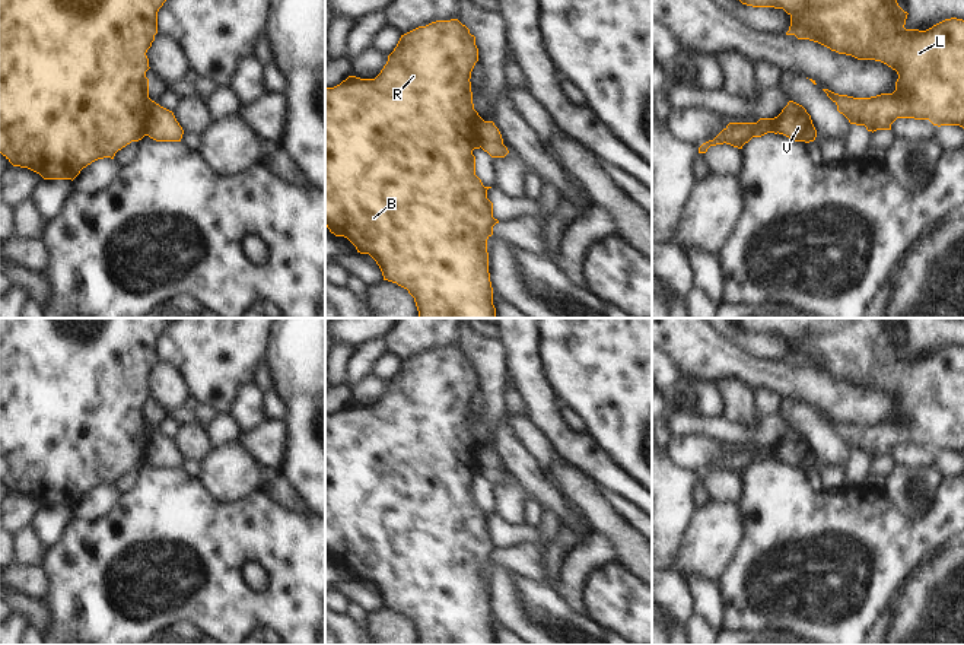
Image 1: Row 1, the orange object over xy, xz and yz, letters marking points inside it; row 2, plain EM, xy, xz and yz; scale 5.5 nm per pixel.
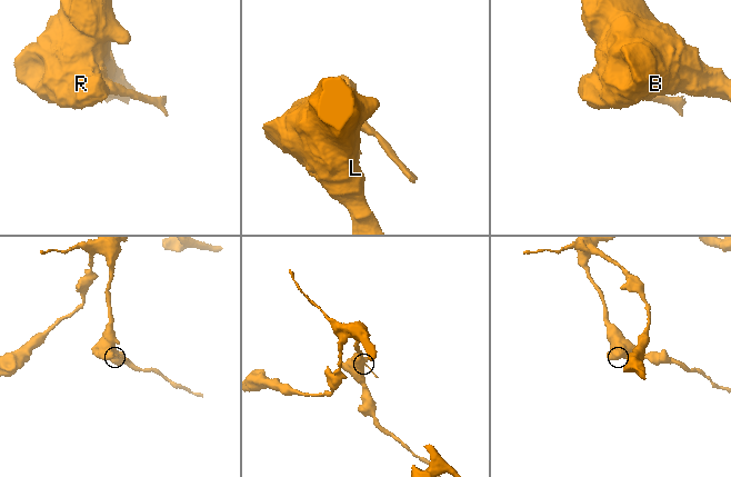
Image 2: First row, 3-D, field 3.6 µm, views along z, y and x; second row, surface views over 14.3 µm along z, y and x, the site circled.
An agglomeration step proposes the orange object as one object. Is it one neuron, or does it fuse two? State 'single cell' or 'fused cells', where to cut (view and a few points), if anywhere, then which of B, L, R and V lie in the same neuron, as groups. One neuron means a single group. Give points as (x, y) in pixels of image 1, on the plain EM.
fused cells; cut in yz along (797, 431), (792, 431), (782, 441), (779, 460); B L R / V

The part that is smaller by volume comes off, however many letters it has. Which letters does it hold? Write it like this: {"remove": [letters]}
{"remove": ["V"]}

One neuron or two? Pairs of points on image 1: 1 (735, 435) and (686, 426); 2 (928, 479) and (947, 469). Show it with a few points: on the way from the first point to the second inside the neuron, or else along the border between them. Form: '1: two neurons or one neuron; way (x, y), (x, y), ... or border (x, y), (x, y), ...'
1: one neuron; way (724, 429), (697, 426)
2: two neurons; border (934, 466), (944, 476)

